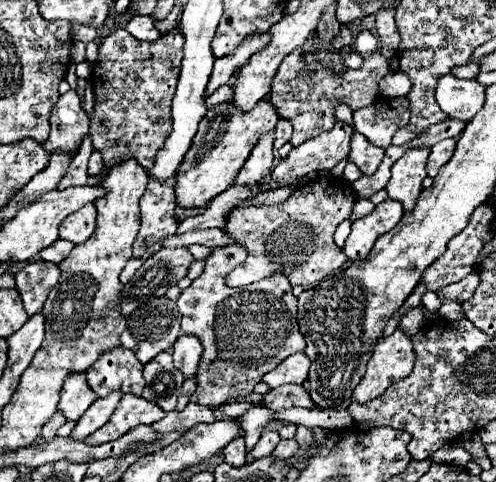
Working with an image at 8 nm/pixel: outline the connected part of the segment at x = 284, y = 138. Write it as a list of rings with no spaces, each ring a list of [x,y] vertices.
[[[280,119],[276,125],[276,141],[274,141],[274,149],[280,149],[282,145],[286,145],[290,141],[292,135],[292,125],[288,119]]]

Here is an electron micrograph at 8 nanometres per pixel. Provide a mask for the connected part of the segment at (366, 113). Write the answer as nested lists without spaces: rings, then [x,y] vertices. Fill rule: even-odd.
[[[378,97],[372,105],[354,111],[354,129],[372,145],[388,147],[394,133],[410,121],[406,97]]]

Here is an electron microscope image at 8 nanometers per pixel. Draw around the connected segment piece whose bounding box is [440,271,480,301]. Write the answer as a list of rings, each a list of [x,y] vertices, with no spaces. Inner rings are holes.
[[[474,271],[470,275],[466,275],[464,279],[460,279],[458,283],[452,283],[448,287],[442,289],[440,297],[448,297],[448,299],[458,299],[458,301],[468,301],[468,297],[472,297],[472,293],[476,291],[476,285],[480,283],[480,275],[476,275]]]

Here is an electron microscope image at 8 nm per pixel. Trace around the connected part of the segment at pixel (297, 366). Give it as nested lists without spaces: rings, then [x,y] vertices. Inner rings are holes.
[[[294,353],[286,361],[282,361],[274,371],[264,375],[264,383],[268,387],[280,387],[286,383],[304,383],[308,377],[310,359],[304,353]]]

